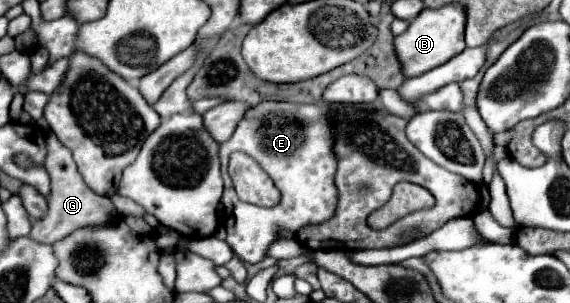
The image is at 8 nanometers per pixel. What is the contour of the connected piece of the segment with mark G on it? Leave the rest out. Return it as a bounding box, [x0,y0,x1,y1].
[30,132,116,244]

